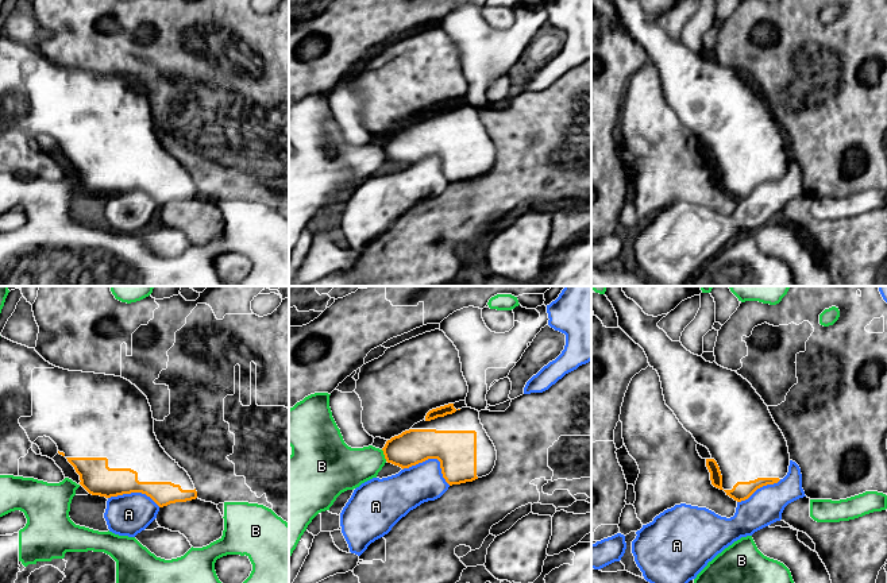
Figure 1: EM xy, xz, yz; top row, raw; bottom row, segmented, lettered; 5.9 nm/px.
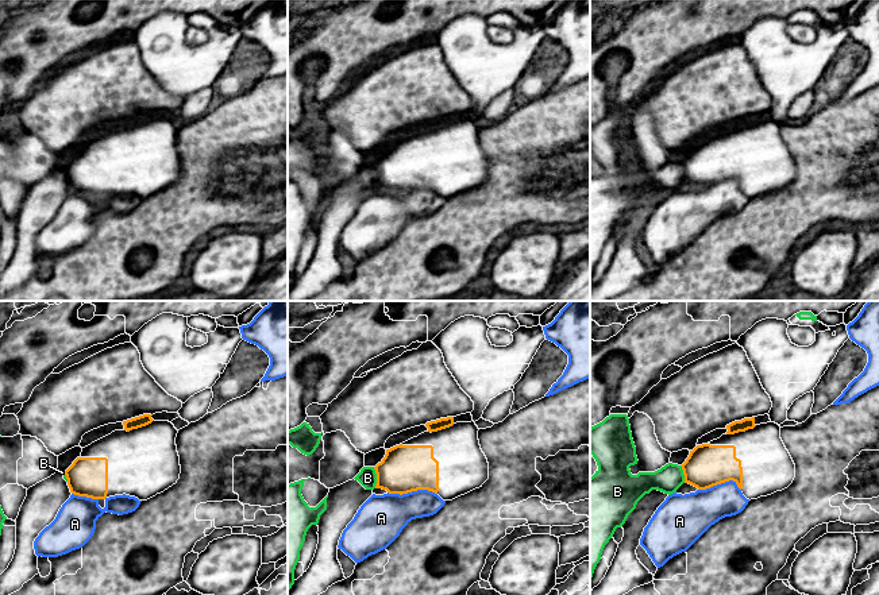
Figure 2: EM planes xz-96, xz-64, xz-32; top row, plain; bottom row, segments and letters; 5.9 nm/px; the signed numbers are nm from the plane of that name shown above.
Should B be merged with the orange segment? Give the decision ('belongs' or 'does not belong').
does not belong

